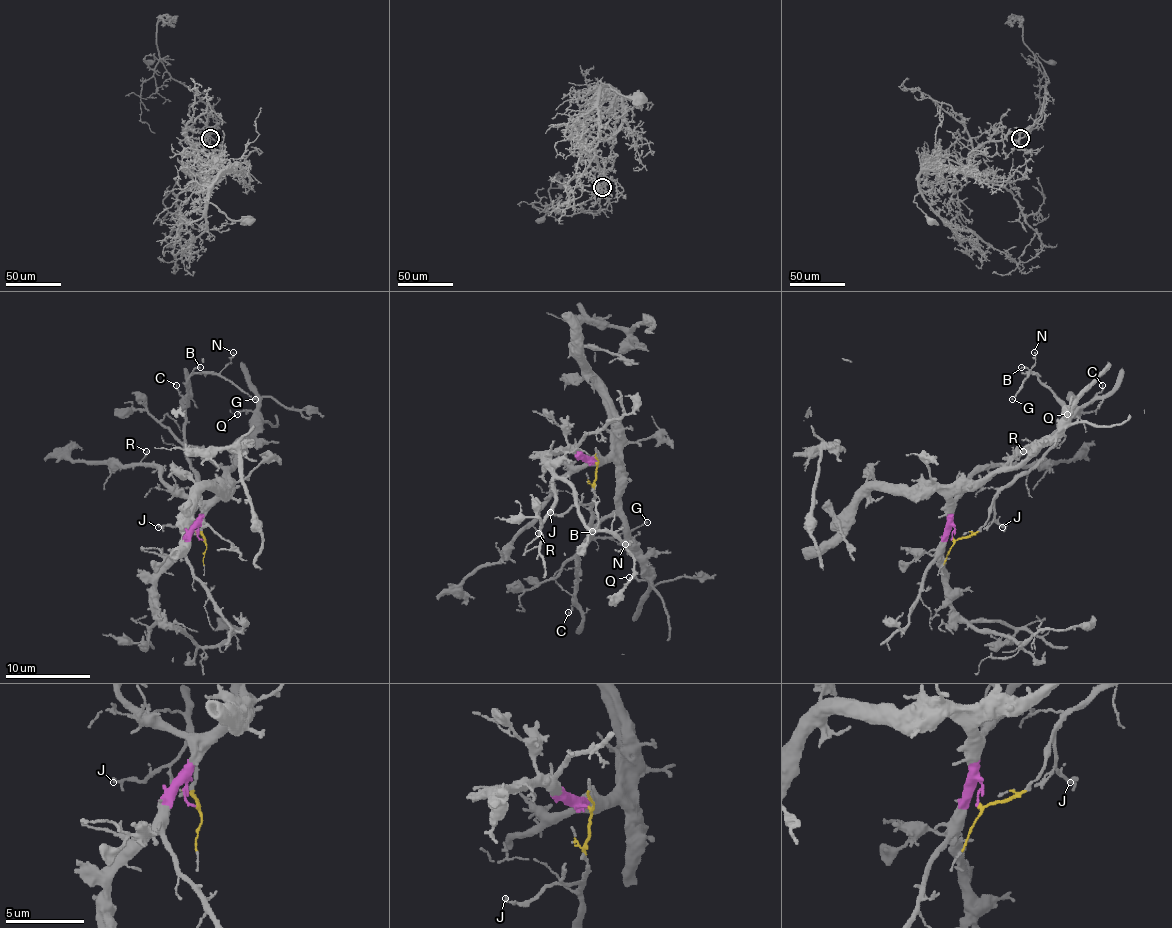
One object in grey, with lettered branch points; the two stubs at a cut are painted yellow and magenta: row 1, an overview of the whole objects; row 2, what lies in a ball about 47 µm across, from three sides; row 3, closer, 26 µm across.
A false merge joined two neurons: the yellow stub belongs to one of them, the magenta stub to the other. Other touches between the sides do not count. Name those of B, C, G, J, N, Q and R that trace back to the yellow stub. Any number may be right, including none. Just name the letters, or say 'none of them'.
B, C, G, J, N

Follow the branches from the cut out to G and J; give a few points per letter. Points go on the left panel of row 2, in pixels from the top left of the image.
G: (202, 540), (202, 498), (198, 474), (187, 457), (185, 382), (192, 374), (219, 374), (256, 399)
J: (202, 540), (202, 521), (198, 508), (170, 525), (158, 527)

